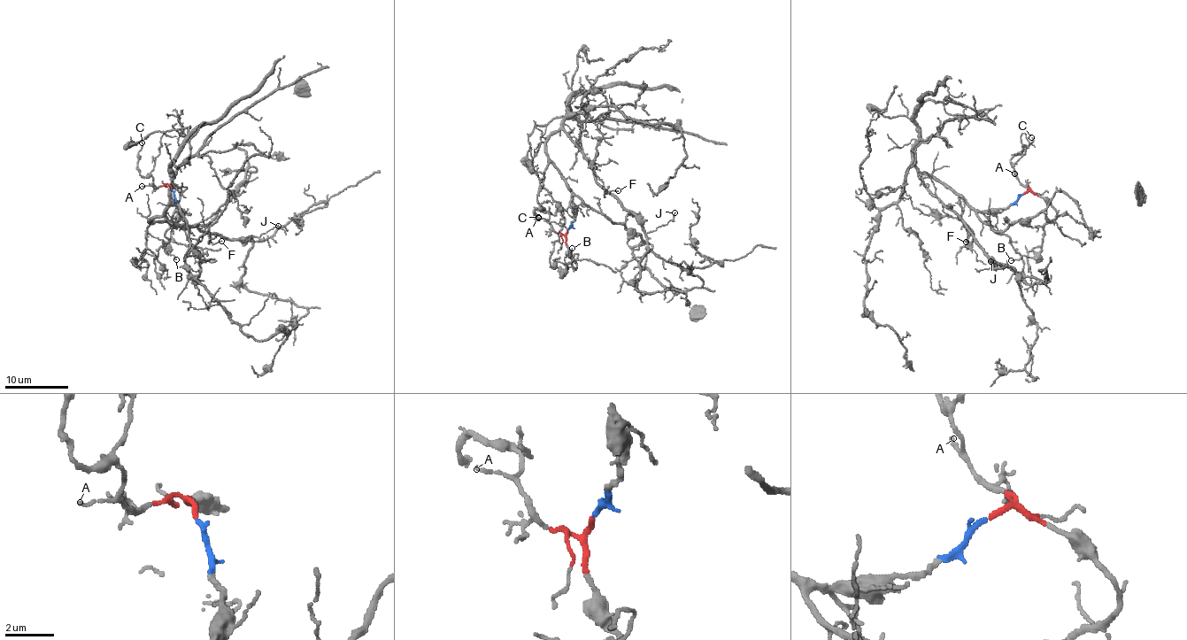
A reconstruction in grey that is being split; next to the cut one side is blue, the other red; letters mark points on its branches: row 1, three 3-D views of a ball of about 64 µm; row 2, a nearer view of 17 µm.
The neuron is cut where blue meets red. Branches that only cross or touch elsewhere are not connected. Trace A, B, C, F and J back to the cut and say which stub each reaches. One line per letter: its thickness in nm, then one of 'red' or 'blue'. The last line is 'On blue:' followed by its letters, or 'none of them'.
A: 100 nm thick; red
B: 110 nm thick; red
C: 100 nm thick; red
F: 100 nm thick; blue
J: 110 nm thick; blue
On blue: F, J

